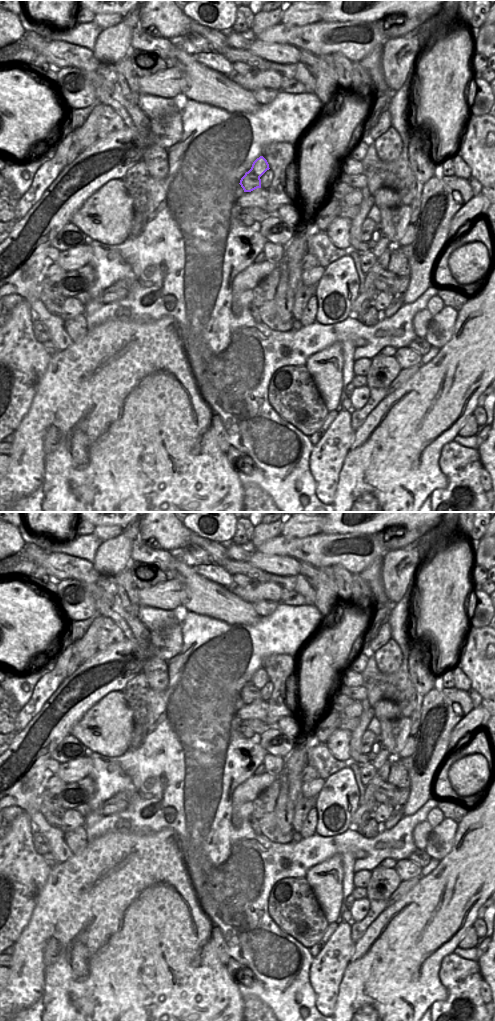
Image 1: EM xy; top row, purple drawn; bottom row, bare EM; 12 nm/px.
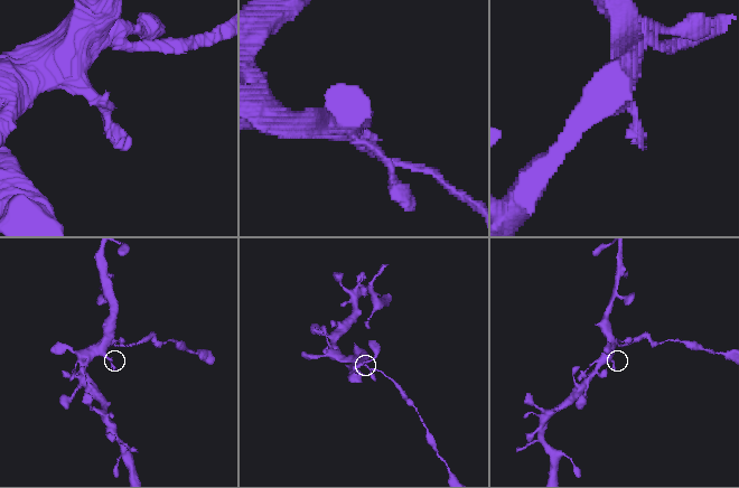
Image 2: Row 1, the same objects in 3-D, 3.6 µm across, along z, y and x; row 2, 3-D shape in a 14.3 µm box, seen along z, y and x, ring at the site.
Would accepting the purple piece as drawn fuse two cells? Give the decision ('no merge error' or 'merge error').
merge error

